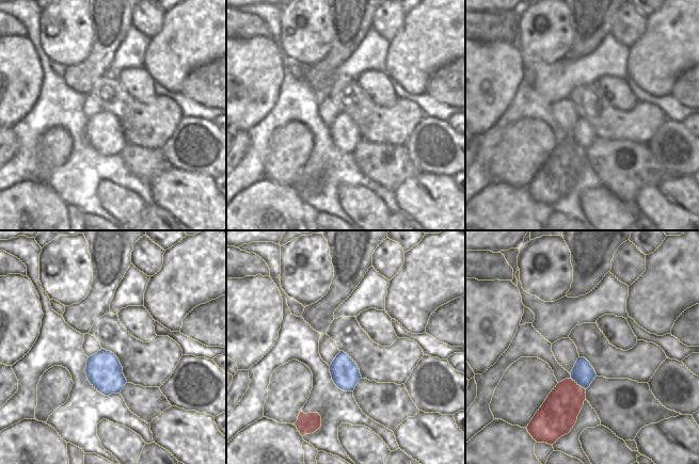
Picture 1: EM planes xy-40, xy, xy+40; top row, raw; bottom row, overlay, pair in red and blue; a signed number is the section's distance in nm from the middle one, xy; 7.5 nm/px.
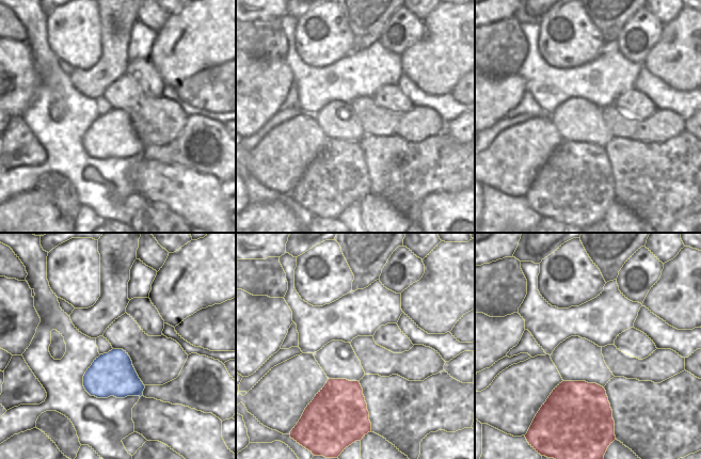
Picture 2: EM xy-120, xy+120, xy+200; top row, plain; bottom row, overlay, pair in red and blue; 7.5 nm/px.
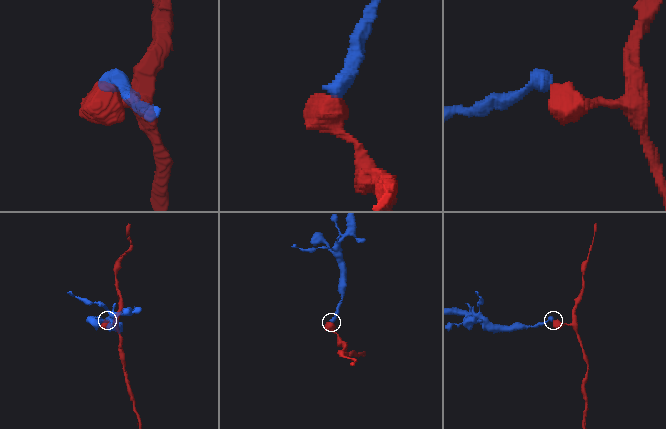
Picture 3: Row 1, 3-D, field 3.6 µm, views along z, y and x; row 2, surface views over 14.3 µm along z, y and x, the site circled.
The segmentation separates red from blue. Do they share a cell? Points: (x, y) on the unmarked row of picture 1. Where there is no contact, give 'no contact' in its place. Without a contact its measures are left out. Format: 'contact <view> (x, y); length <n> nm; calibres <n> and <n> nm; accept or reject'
contact xy+40 (578, 146); length 140 nm; calibres 280 and 170 nm; reject

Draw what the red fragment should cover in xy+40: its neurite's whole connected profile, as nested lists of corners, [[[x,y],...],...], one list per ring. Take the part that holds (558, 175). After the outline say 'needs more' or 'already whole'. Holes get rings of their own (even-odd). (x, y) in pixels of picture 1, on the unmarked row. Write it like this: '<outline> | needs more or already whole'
[[[572,140],[559,143],[526,188],[537,204],[553,206],[568,195],[586,161],[586,150]]] | already whole

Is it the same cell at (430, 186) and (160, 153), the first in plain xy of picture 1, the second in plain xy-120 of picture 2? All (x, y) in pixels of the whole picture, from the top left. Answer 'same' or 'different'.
different

